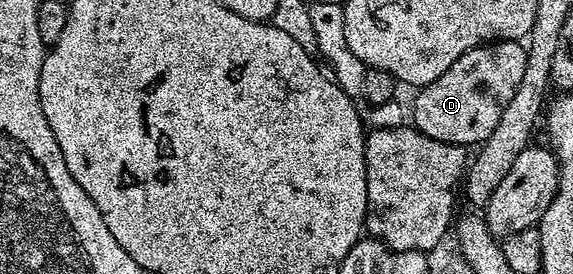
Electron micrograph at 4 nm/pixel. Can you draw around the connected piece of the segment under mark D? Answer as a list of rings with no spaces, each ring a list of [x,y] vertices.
[[[500,40],[482,44],[464,53],[436,82],[427,84],[414,100],[413,127],[428,138],[445,144],[481,145],[496,130],[504,106],[512,102],[516,86],[526,65],[526,48],[516,40]]]

